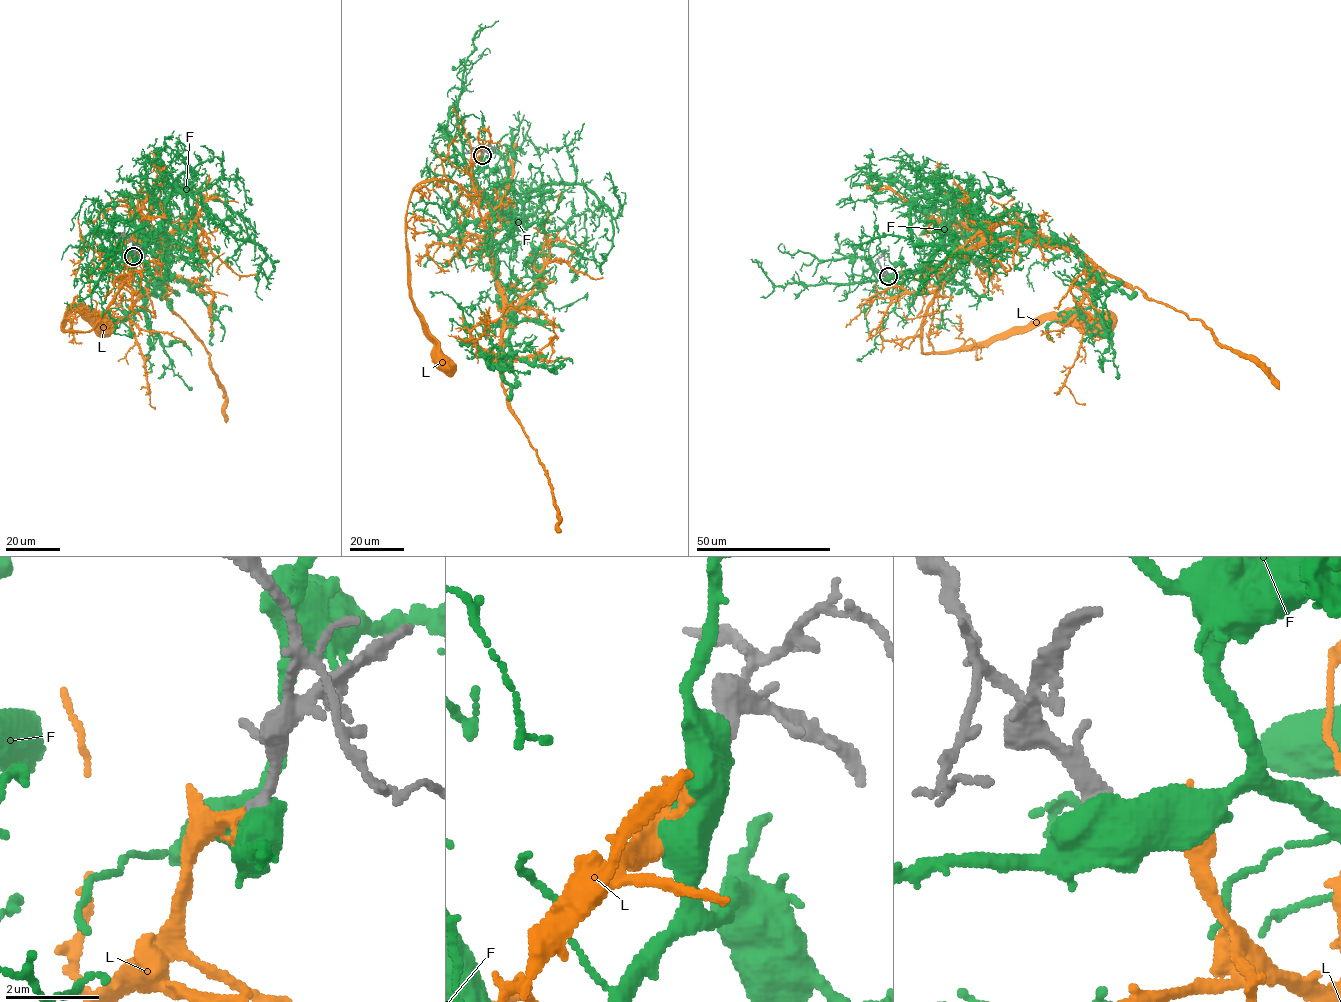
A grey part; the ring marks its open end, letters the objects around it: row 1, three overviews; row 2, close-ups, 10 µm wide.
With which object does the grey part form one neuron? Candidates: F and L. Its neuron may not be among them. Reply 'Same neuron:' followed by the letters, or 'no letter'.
Same neuron: L

